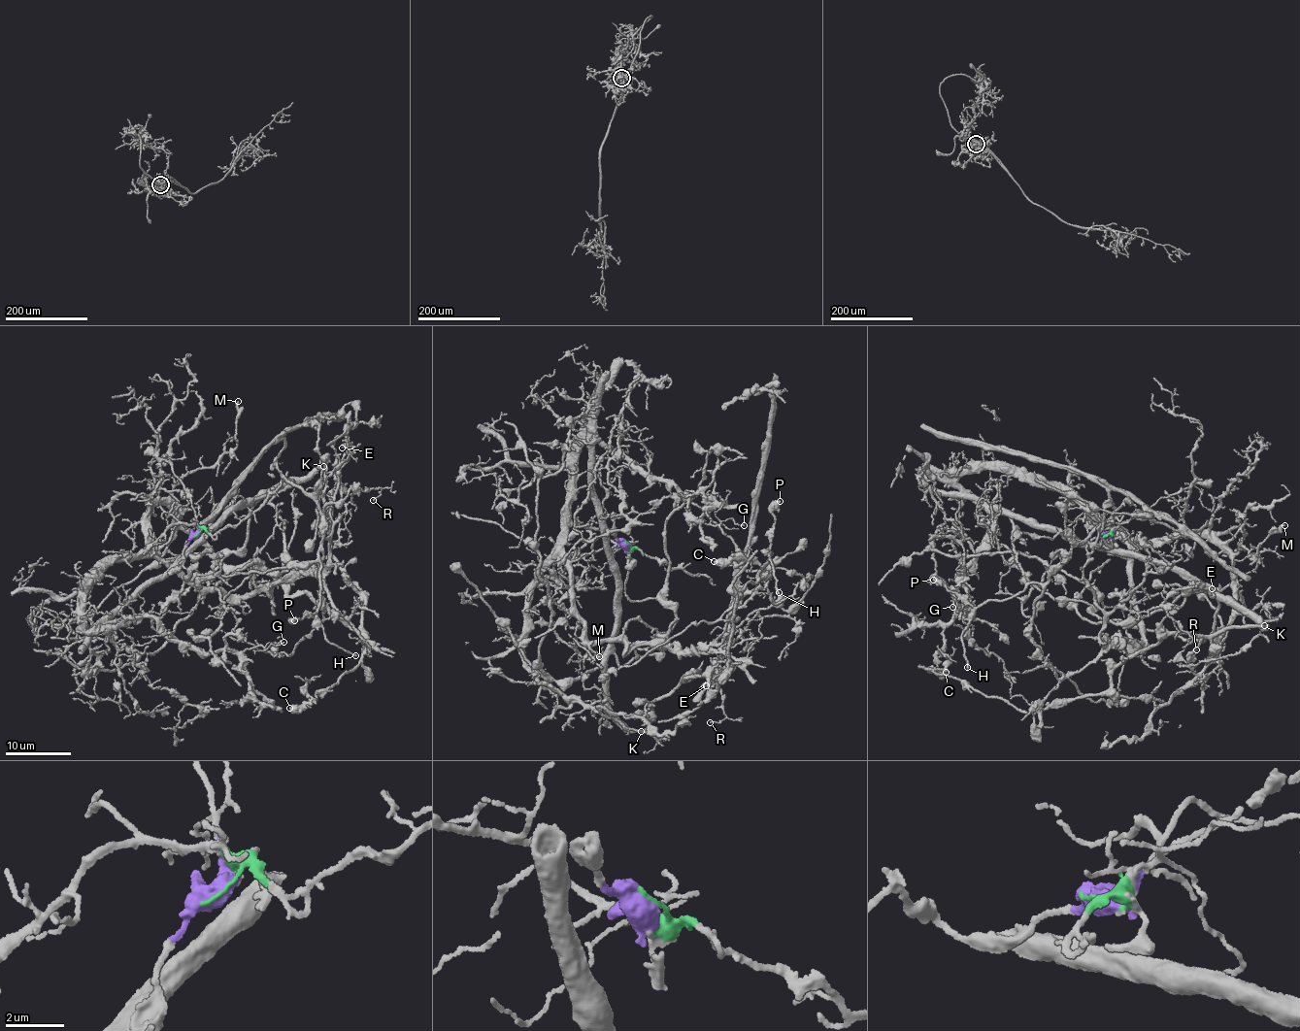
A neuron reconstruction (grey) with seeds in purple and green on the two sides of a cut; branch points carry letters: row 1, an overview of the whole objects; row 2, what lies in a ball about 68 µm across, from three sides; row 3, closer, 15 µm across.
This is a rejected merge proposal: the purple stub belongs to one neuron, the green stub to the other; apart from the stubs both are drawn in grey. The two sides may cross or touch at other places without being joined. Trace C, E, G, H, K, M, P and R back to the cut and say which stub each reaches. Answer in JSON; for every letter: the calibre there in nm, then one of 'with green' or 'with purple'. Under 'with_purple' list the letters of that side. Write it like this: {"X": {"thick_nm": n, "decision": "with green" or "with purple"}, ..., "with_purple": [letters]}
{"C": {"thick_nm": 600, "decision": "with green"}, "E": {"thick_nm": 110, "decision": "with green"}, "G": {"thick_nm": 90, "decision": "with green"}, "H": {"thick_nm": 180, "decision": "with purple"}, "K": {"thick_nm": 200, "decision": "with green"}, "M": {"thick_nm": 220, "decision": "with green"}, "P": {"thick_nm": 500, "decision": "with purple"}, "R": {"thick_nm": 110, "decision": "with green"}, "with_purple": ["H", "P"]}

